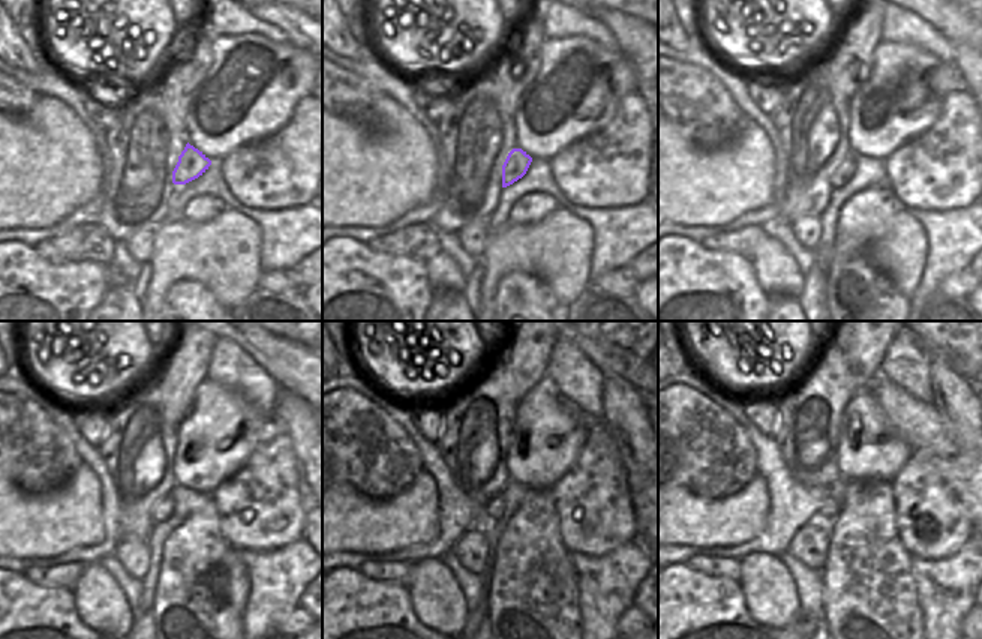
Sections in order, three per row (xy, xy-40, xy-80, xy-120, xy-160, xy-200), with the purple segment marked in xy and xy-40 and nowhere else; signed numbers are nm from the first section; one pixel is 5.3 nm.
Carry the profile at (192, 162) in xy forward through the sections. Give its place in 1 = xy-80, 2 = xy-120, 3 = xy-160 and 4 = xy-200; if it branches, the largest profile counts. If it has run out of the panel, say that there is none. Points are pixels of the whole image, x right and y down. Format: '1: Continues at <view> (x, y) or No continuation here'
1: Continues at xy-80 (843, 173)
2: Continues at xy-120 (162, 509)
3: Continues at xy-160 (488, 516)
4: Continues at xy-200 (825, 518)

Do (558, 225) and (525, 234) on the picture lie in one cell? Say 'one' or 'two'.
one

